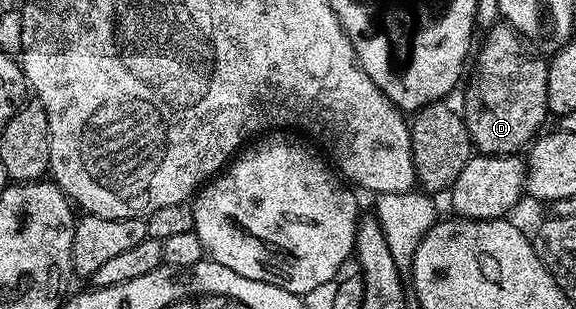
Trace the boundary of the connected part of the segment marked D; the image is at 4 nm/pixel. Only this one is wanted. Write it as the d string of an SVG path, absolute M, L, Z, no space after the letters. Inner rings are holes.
M494 24L488 33L477 57L477 78L470 83L469 94L465 97L465 125L478 154L517 155L542 132L541 124L550 116L547 103L549 61L534 51L510 25Z

